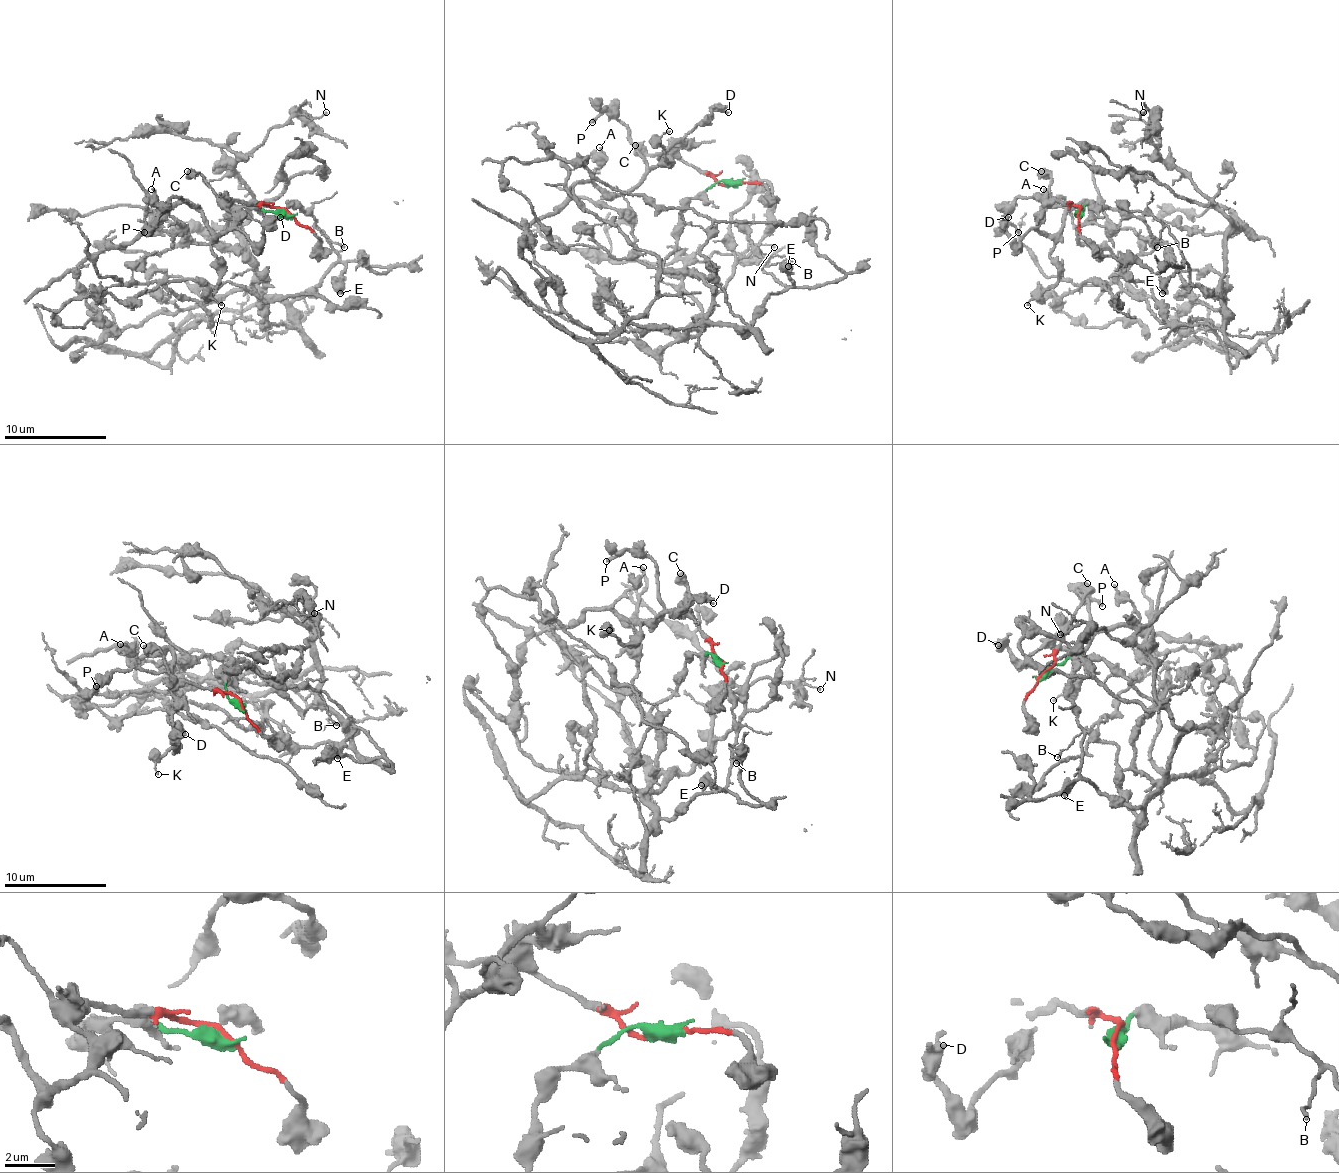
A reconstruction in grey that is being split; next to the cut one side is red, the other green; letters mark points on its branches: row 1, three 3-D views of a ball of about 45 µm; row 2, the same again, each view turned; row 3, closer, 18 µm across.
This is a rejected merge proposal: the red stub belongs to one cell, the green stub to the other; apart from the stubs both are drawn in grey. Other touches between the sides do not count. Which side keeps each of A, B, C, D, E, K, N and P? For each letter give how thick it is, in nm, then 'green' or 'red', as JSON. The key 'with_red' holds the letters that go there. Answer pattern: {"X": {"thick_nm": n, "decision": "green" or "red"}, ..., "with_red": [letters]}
{"A": {"thick_nm": 140, "decision": "red"}, "B": {"thick_nm": 140, "decision": "green"}, "C": {"thick_nm": 650, "decision": "red"}, "D": {"thick_nm": 340, "decision": "red"}, "E": {"thick_nm": 550, "decision": "green"}, "K": {"thick_nm": 120, "decision": "red"}, "N": {"thick_nm": 110, "decision": "green"}, "P": {"thick_nm": 190, "decision": "red"}, "with_red": ["A", "C", "D", "K", "P"]}

